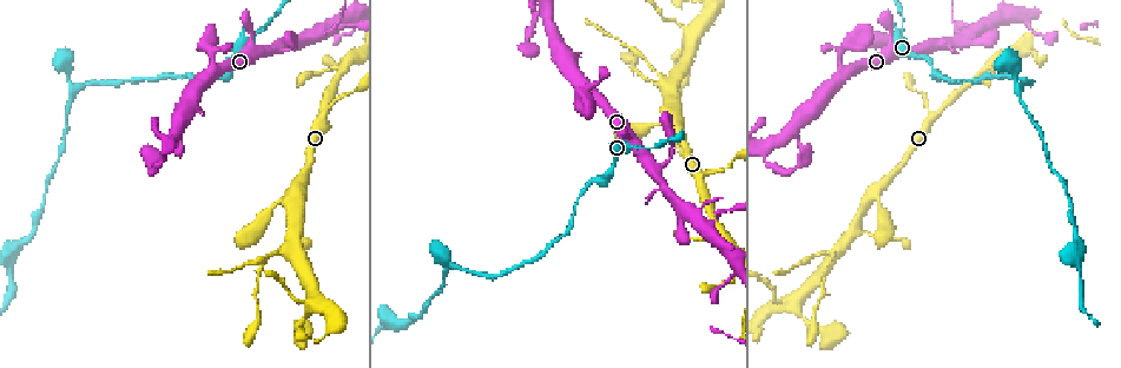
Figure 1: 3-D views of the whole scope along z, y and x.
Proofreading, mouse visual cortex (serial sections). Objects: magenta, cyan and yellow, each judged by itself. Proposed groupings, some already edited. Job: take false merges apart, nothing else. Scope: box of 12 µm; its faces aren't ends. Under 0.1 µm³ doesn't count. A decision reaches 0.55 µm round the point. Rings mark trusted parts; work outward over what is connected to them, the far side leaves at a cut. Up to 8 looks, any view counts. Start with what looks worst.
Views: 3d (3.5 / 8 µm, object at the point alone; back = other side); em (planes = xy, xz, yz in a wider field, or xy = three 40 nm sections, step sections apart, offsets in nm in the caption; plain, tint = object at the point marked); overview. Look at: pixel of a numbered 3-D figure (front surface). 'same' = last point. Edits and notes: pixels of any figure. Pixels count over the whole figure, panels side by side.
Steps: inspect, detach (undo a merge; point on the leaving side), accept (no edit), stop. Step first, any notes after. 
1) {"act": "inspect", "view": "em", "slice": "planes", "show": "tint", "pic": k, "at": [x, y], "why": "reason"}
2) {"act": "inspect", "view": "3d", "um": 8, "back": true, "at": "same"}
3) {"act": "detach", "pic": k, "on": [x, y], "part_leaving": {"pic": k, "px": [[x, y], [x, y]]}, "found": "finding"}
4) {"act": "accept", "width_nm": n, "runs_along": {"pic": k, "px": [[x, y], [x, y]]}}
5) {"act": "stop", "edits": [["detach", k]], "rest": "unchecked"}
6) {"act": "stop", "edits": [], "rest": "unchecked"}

{"act": "inspect", "view": "3d", "um": 3.5, "pic": 1, "at": [928, 106], "why": "thick turns thin"}

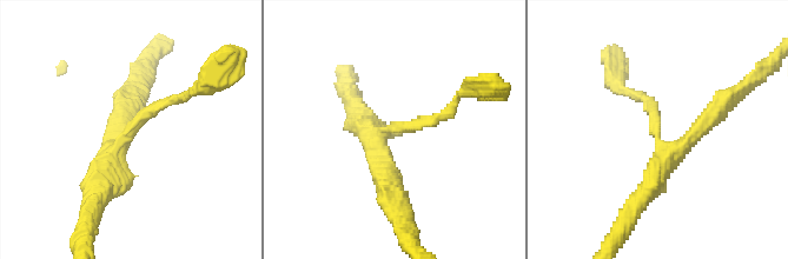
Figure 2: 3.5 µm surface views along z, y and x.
{"act": "inspect", "view": "em", "slice": "xy", "step": 5, "show": "tint", "pic": 2, "at": [134, 126], "arms": 3, "arm_widths_nm": [150, 250, 300]}

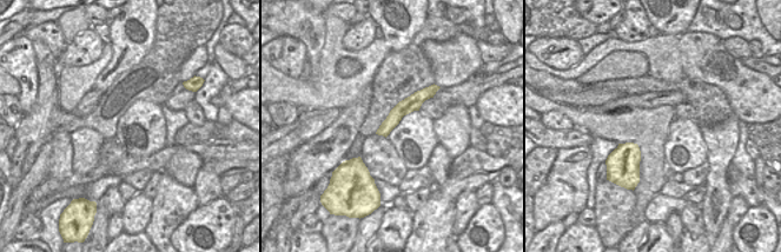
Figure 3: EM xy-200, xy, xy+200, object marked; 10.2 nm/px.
{"act": "accept", "width_nm": 150, "runs_along": {"pic": 3, "px": [[431, 91], [409, 104], [381, 132]]}, "found": "one cell here"}

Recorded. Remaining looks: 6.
{"act": "inspect", "view": "3d", "um": 3.5, "pic": 1, "at": [73, 92], "why": "a fork"}

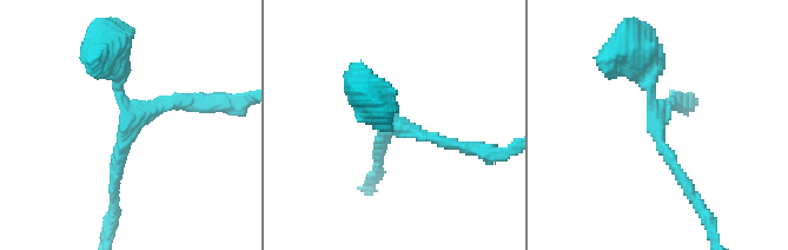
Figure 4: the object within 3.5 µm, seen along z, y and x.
{"act": "inspect", "view": "em", "slice": "planes", "show": "tint", "pic": 4, "at": [398, 122], "arms": 3, "arm_widths_nm": [150, 150, 250], "why": "need the tissue"}

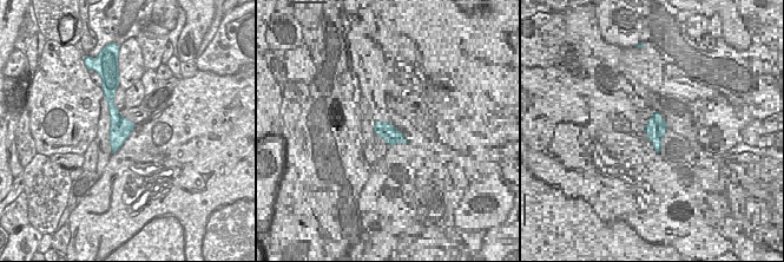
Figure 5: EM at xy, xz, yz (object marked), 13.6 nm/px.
{"act": "accept", "width_nm": 300, "runs_along": {"pic": 4, "px": [[203, 100], [130, 123], [112, 188]]}, "found": "continuous, no second cell"}

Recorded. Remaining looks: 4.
{"act": "inspect", "view": "3d", "um": 3.5, "pic": 1, "at": [672, 88], "why": "three arms meet"}

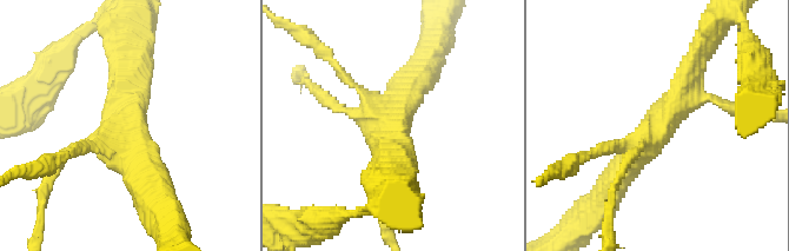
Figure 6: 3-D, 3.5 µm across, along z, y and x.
{"act": "inspect", "view": "em", "slice": "xy", "step": 1, "show": "tint", "pic": 6, "at": [127, 128]}

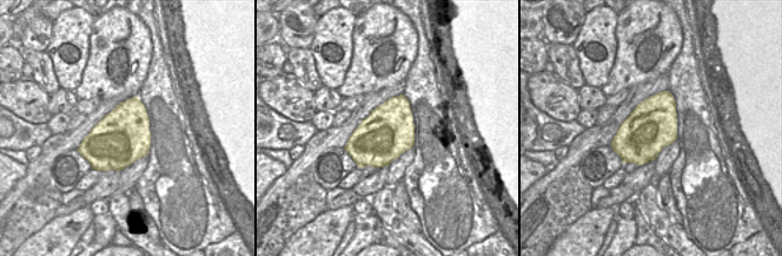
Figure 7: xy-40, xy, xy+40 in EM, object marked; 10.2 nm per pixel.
{"act": "accept", "runs_along": {"pic": 6, "px": [[696, 57], [684, 93], [611, 187]]}, "found": "continuous, no second cell"}

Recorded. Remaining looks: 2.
{"act": "stop", "edits": [], "rest": "unchecked"}

